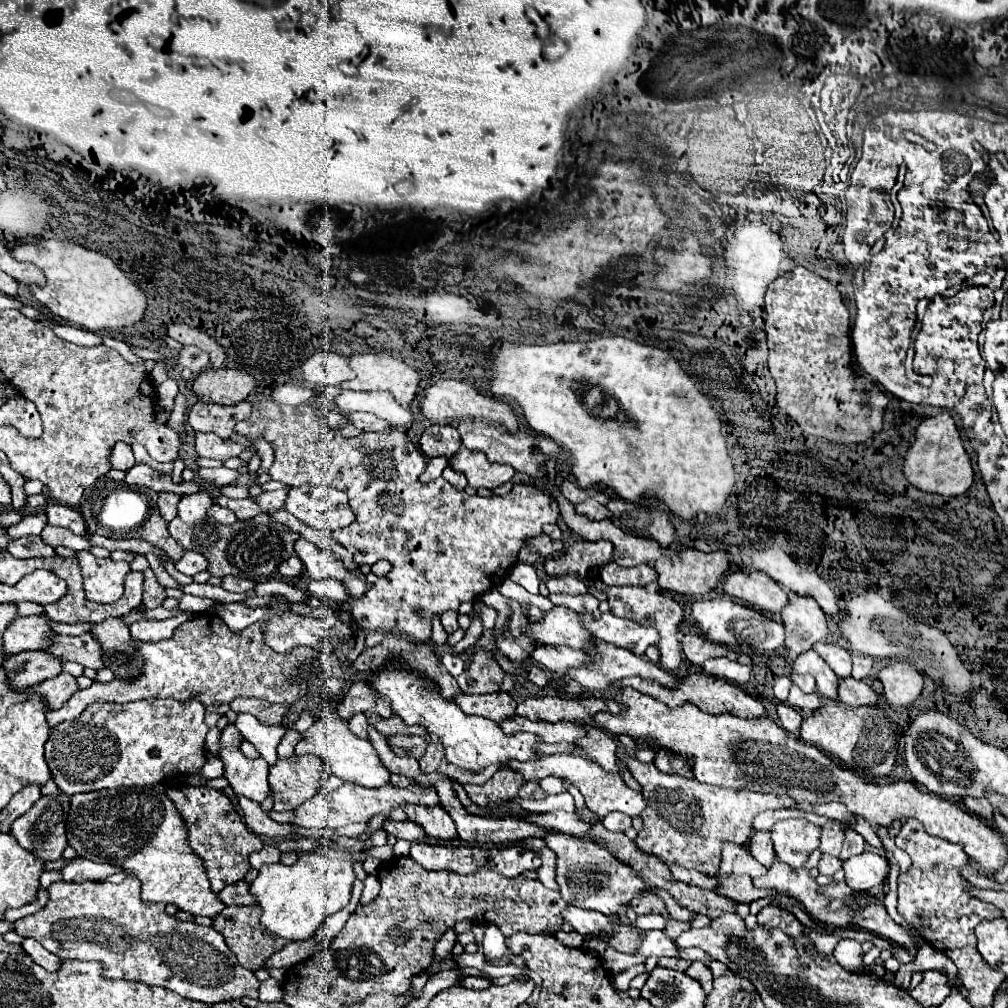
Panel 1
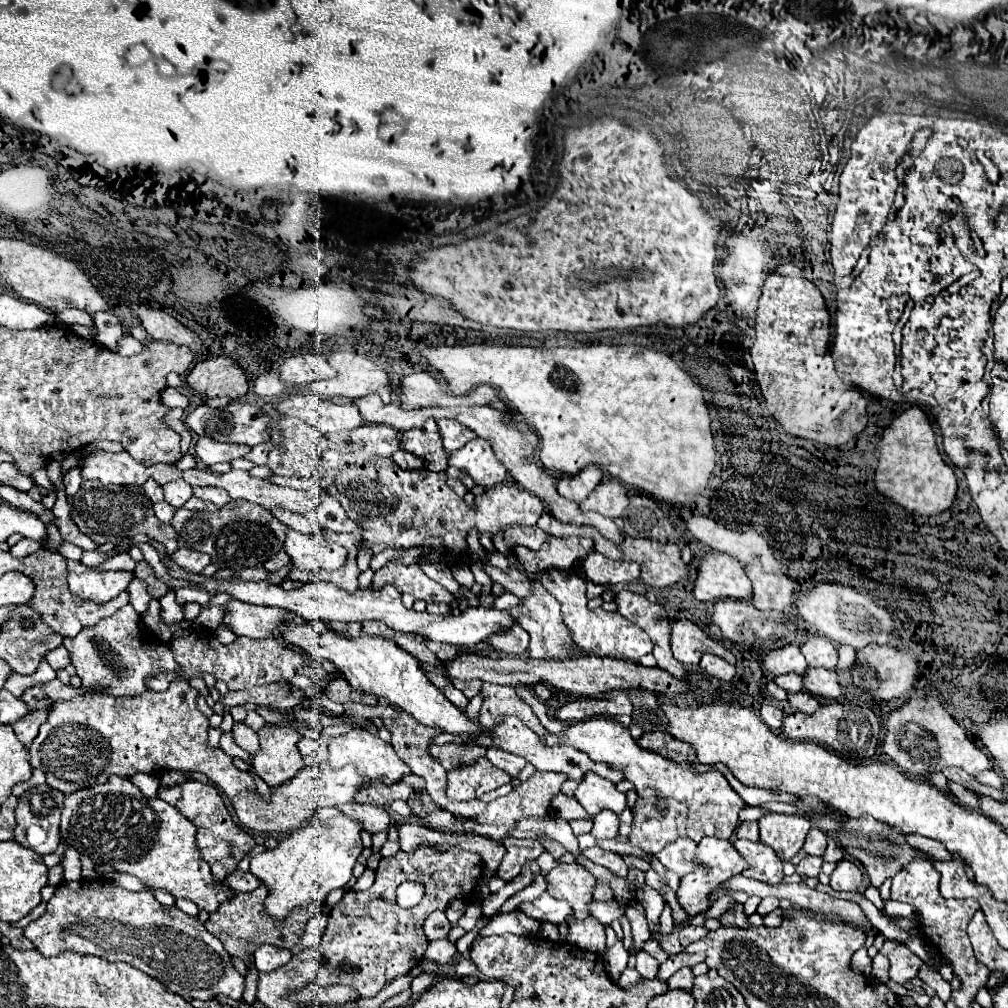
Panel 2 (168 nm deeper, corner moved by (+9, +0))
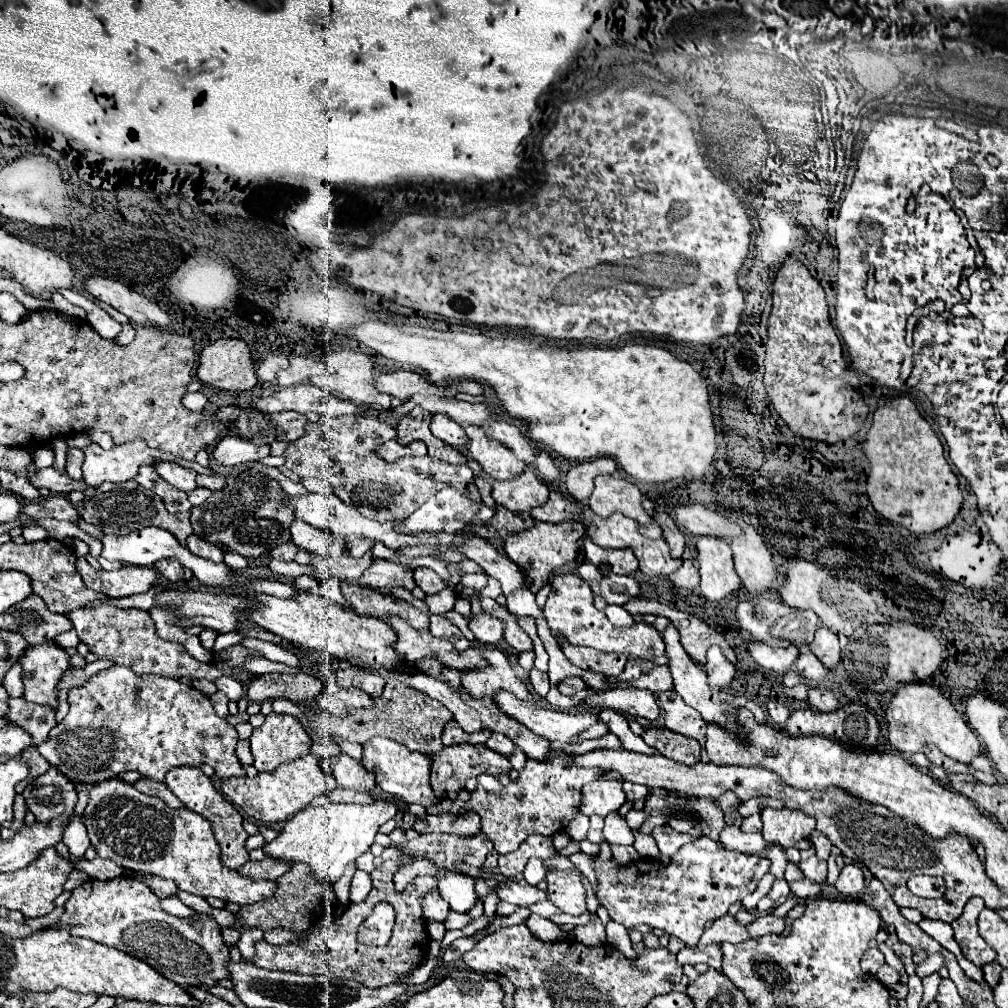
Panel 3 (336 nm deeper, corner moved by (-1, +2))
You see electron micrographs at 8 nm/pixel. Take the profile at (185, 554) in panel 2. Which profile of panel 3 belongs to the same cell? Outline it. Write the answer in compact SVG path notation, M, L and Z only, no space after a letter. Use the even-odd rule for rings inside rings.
M189 536L187 538L187 550L195 556L201 556L201 558L207 558L211 562L223 562L223 550L217 548L215 544L209 544L197 536Z

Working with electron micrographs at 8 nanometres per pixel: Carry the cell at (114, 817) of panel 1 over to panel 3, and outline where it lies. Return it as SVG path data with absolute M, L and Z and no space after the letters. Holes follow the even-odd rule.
M111 778L91 786L83 822L91 846L101 858L109 858L127 870L173 880L179 890L195 896L215 896L223 902L245 906L269 898L277 888L275 882L243 878L239 872L225 868L211 824L203 816L187 808L169 808L163 800L139 792L125 780Z

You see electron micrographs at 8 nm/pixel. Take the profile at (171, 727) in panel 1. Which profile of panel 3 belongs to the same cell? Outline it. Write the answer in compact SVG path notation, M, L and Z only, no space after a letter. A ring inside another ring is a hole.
M111 666L97 672L85 686L69 692L69 714L49 732L49 738L37 746L41 756L61 770L71 780L97 784L119 776L121 772L137 770L139 774L161 782L175 766L209 764L219 780L245 776L243 766L235 756L237 730L223 718L215 716L211 700L189 684L167 676L137 676L129 668Z

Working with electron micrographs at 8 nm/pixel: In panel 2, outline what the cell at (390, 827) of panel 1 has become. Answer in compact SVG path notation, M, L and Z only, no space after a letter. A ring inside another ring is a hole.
M347 802L345 806L341 806L341 810L351 816L357 818L365 830L369 830L371 834L387 830L389 828L389 814L385 812L383 806L375 806L375 804L359 804L359 802Z

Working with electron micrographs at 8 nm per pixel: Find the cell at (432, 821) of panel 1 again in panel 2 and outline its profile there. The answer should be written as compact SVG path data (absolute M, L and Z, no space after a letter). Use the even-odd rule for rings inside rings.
M375 780L375 782L369 782L369 786L365 784L361 790L357 790L355 800L363 802L363 804L387 806L397 798L407 800L407 796L411 796L411 794L413 794L413 788L409 784L405 784L405 782L397 782L393 786L385 786L383 782Z

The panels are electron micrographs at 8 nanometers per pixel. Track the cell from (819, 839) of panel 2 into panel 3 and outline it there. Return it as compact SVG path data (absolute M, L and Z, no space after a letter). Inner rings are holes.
M813 832L813 846L815 846L815 850L817 850L817 856L821 858L821 860L827 860L827 856L831 854L831 848L833 848L833 844L827 840L827 836L823 836L821 832Z

